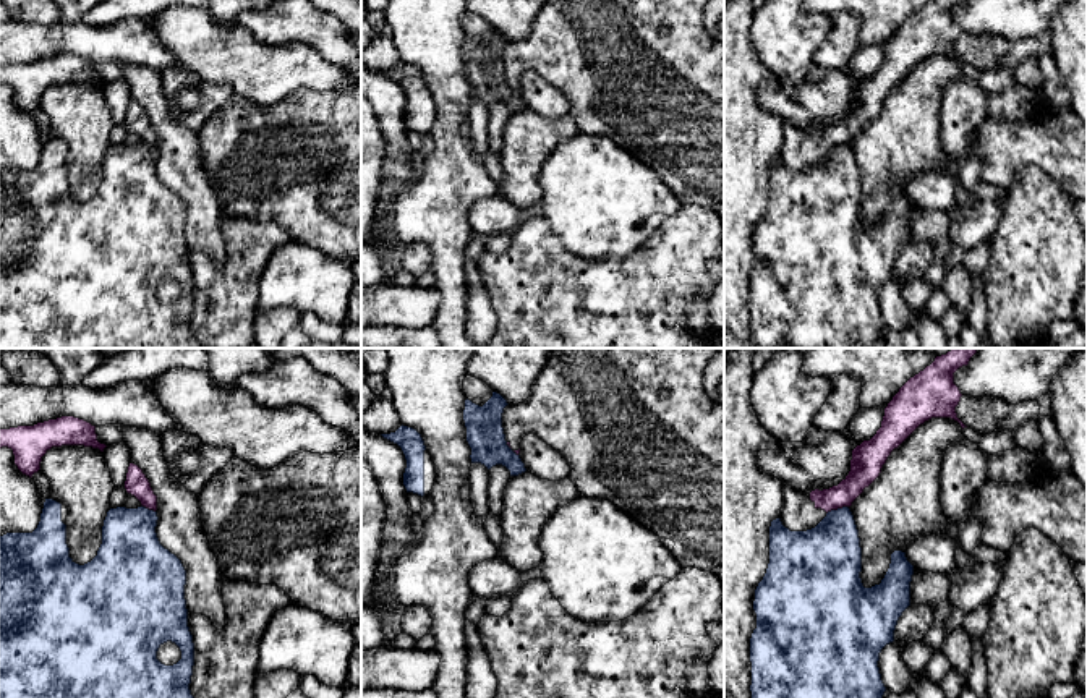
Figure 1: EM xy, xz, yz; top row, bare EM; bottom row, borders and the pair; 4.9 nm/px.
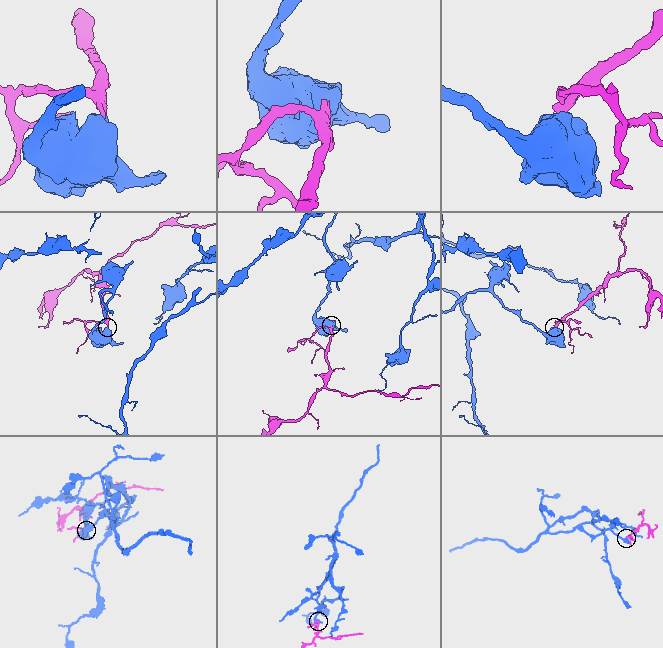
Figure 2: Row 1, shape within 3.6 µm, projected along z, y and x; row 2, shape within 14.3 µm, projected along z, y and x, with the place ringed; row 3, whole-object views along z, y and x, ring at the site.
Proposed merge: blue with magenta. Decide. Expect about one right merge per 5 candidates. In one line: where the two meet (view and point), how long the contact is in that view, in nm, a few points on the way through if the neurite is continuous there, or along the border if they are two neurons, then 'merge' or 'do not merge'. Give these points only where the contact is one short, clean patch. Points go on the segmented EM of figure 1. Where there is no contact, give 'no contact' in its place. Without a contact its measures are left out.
meets blue in yz at (838, 509); contact 120 nm long; border along yz (848, 506), (831, 509), (826, 514); do not merge

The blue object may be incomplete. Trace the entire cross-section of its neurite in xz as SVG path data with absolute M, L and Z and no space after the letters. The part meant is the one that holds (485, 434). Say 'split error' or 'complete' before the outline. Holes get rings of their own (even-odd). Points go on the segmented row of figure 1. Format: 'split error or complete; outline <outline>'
complete; outline M492 392L483 406L467 398L463 410L467 442L471 449L471 463L481 463L488 470L502 465L510 471L510 476L518 476L526 468L505 441L502 413L507 405L507 400L497 392Z

